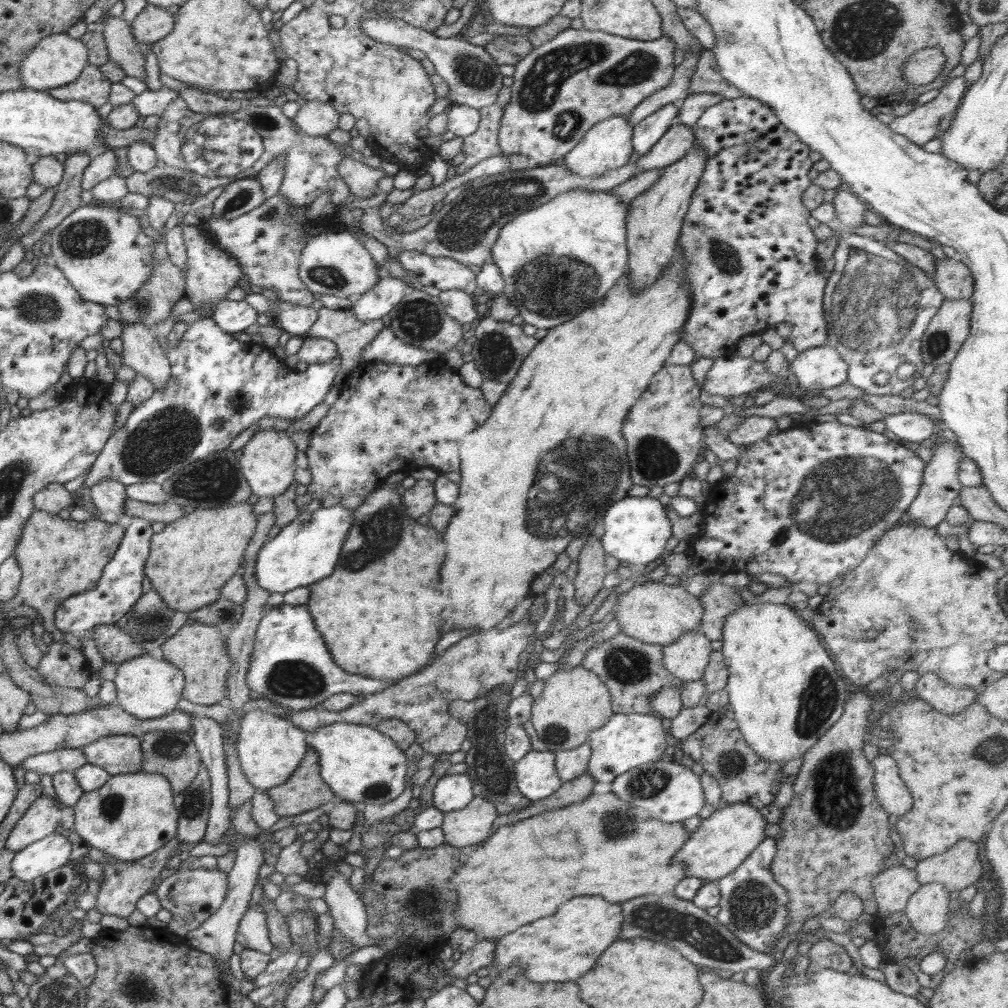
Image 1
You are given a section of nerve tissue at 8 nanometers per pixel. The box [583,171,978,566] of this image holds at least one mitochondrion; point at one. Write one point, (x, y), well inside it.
(877, 307)

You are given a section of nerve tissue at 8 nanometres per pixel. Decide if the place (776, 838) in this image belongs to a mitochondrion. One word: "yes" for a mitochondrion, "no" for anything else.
no

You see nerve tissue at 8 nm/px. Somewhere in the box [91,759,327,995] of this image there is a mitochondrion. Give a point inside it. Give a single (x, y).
(192, 804)

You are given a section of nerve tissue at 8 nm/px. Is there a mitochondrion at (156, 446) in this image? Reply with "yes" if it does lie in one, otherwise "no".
yes

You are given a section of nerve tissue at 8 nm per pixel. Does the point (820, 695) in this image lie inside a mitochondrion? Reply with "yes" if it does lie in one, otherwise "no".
yes

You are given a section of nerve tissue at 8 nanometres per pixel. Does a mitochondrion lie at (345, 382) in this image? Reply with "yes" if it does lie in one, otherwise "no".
no

